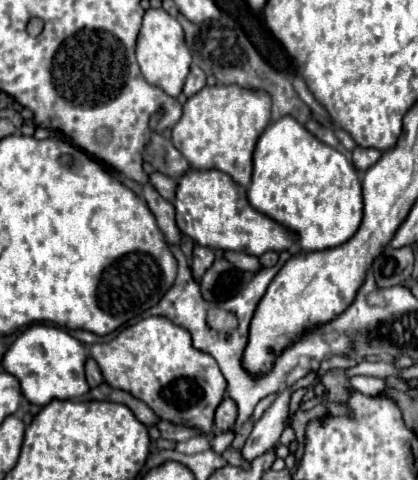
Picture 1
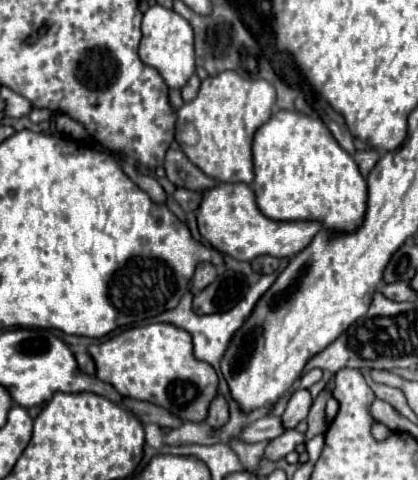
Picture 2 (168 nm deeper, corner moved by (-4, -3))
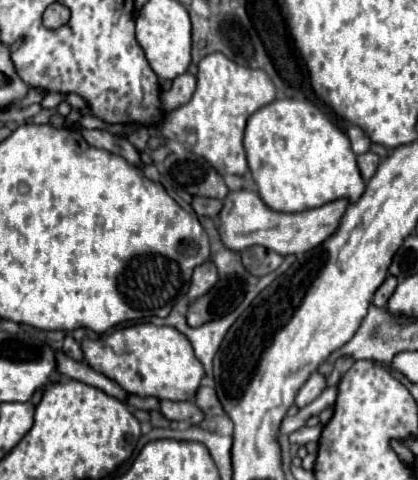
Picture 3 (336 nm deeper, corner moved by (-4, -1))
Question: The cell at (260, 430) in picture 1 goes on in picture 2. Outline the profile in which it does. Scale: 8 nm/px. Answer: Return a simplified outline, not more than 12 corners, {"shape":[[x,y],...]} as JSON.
{"shape":[[296,389],[282,415],[284,427],[294,429],[312,405],[308,389]]}

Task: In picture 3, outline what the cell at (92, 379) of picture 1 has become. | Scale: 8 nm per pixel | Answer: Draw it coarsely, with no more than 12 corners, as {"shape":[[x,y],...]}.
{"shape":[[70,335],[64,339],[64,351],[74,361],[84,361],[80,343]]}

